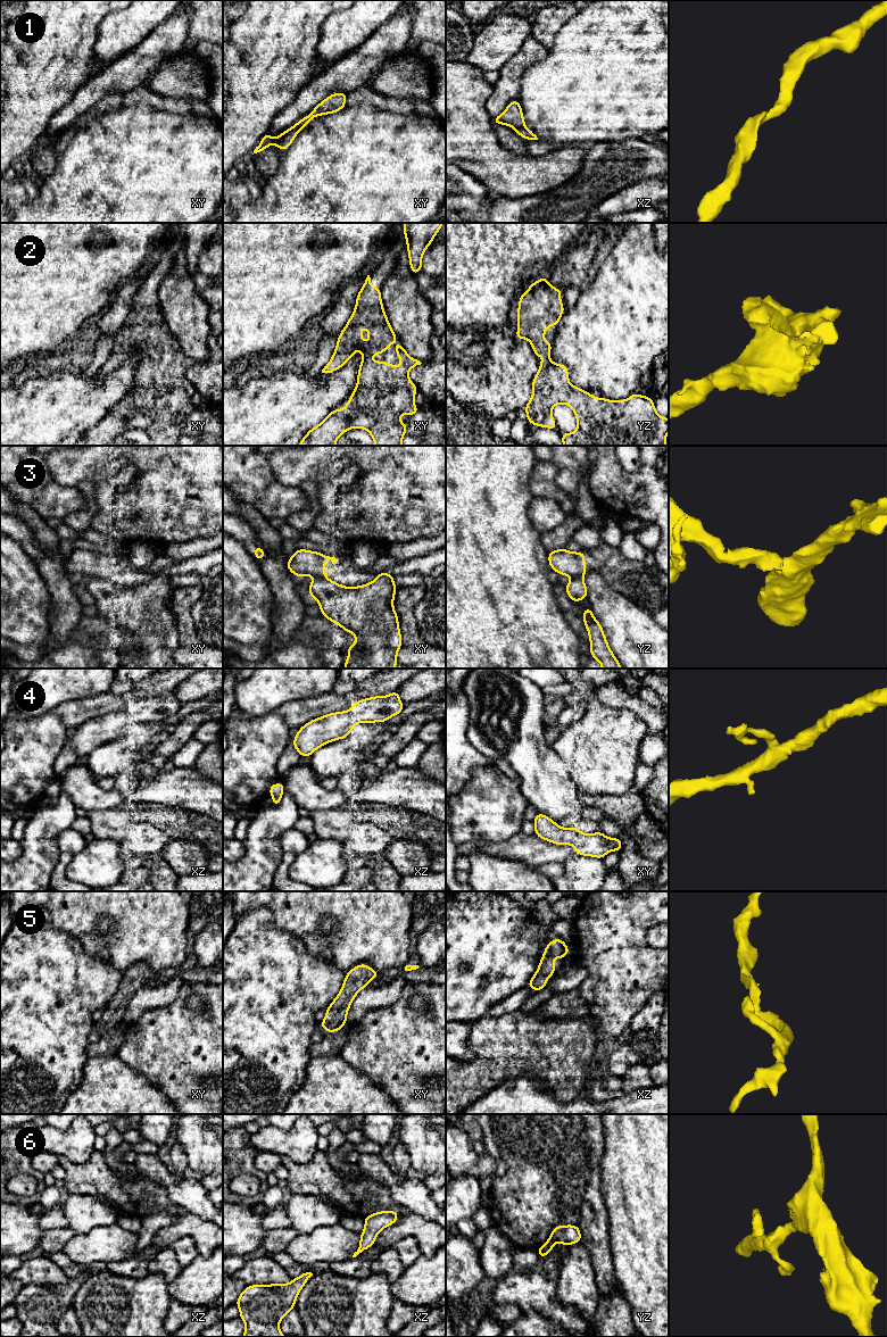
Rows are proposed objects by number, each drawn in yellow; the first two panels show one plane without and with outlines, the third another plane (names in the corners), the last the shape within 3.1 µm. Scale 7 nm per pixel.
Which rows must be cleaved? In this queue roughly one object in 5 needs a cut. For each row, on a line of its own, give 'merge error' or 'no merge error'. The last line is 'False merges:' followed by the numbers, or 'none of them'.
1: no merge error
2: no merge error
3: merge error
4: no merge error
5: no merge error
6: no merge error
False merges: 3

